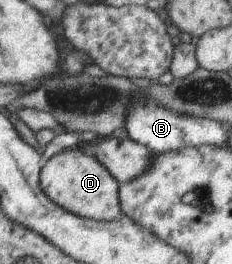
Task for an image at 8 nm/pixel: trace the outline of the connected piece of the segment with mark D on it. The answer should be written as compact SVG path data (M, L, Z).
M64 149L44 162L41 186L53 202L68 212L102 222L119 220L123 215L119 181L94 156L74 149Z

